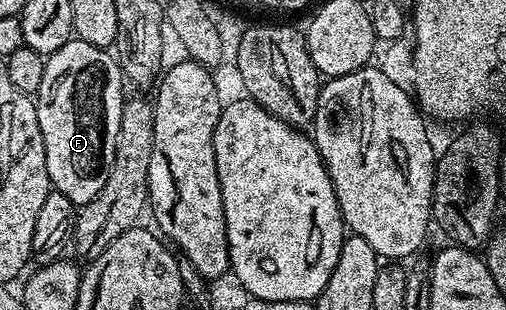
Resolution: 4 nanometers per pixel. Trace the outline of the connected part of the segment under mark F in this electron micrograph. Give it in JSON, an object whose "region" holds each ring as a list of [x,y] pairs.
{"region":[[[80,40],[63,44],[45,59],[43,84],[35,95],[39,132],[43,132],[50,187],[75,204],[89,202],[107,184],[115,160],[115,136],[123,101],[123,75],[108,49]]]}

